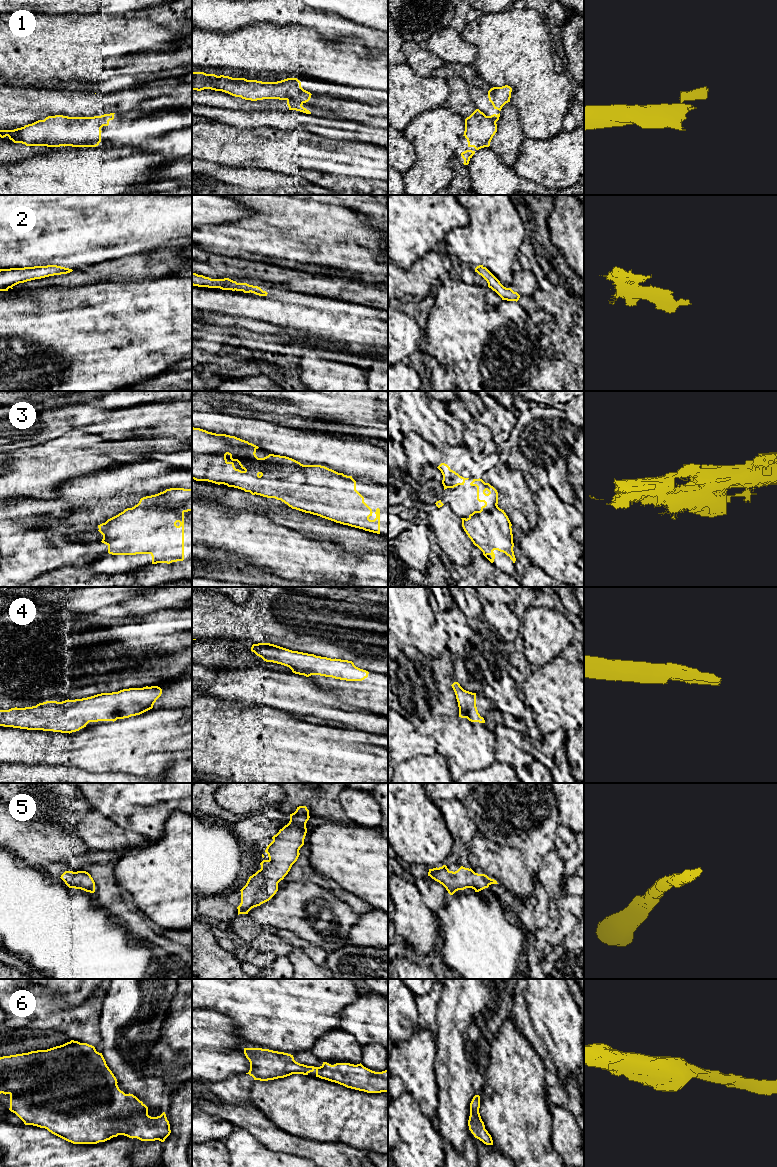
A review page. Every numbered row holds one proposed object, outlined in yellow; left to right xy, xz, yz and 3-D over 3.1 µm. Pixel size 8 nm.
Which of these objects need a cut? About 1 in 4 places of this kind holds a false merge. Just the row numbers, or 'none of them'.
1, 3

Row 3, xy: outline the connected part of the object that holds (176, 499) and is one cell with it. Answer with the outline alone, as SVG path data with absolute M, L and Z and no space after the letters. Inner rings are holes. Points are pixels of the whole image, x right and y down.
M170 488L155 495L140 499L139 503L132 508L127 508L118 515L98 525L99 532L103 535L102 543L108 545L108 534L120 523L129 523L142 515L147 508L169 509L172 511L192 511L192 489Z

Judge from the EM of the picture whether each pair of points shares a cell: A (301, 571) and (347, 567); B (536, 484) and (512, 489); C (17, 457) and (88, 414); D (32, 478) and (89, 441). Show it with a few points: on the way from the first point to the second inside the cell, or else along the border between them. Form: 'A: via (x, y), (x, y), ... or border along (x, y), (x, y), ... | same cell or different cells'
A: via (312, 567), (336, 567) | same cell
B: border along (523, 473), (529, 488), (533, 492) | different cells
C: border along (30, 444), (38, 445) | different cells
D: via (46, 473), (59, 460), (70, 456), (75, 451) | same cell

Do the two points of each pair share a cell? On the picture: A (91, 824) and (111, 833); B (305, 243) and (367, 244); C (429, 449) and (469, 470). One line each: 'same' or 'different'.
A: same
B: same
C: same

